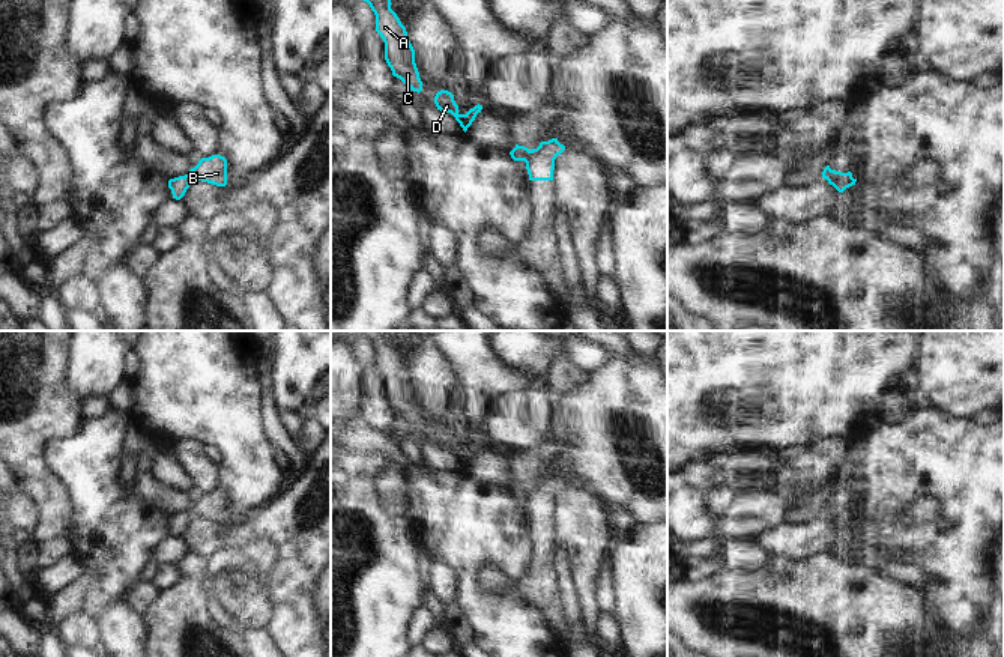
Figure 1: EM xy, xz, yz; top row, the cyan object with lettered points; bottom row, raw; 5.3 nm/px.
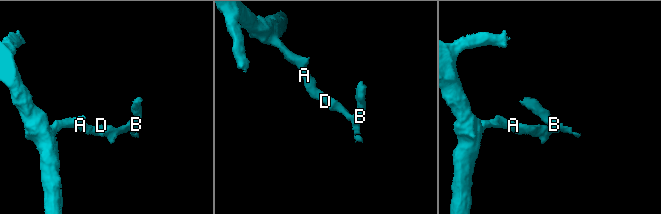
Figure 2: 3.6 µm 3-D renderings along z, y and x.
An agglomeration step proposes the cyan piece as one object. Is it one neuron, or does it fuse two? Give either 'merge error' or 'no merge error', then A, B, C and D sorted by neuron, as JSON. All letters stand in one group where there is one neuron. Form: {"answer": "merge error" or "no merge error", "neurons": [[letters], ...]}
{"answer": "merge error", "neurons": [["A", "C", "D"], ["B"]]}

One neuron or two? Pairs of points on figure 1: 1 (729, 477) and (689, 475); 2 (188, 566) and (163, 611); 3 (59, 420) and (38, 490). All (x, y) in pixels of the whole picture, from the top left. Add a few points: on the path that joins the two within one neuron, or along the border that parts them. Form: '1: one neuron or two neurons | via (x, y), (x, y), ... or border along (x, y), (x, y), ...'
1: one neuron | via (719, 477), (699, 475)
2: one neuron | via (190, 576), (190, 584), (173, 600)
3: one neuron | via (41, 438), (36, 442), (36, 472)

